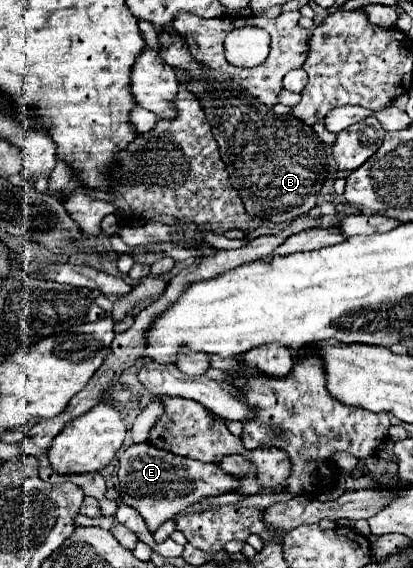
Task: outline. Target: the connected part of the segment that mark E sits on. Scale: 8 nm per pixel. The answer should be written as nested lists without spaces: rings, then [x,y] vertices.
[[[149,441],[131,445],[125,449],[125,453],[119,457],[117,477],[119,477],[119,485],[117,485],[119,495],[127,505],[135,507],[141,513],[151,533],[163,521],[181,513],[191,503],[209,495],[223,495],[237,489],[235,477],[227,475],[217,465],[179,457],[175,453],[169,453],[151,445]]]

